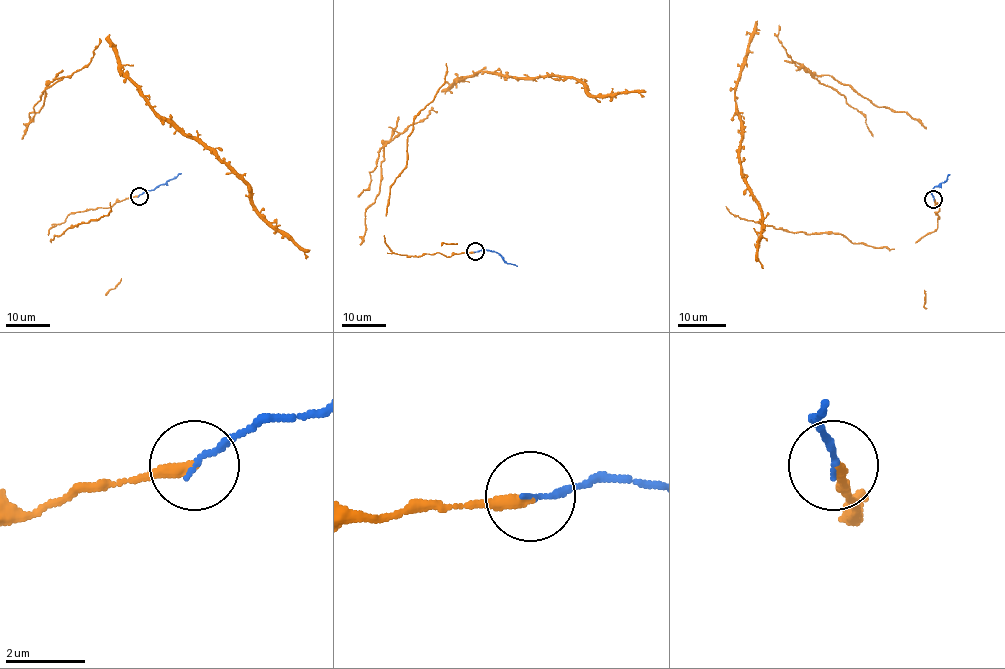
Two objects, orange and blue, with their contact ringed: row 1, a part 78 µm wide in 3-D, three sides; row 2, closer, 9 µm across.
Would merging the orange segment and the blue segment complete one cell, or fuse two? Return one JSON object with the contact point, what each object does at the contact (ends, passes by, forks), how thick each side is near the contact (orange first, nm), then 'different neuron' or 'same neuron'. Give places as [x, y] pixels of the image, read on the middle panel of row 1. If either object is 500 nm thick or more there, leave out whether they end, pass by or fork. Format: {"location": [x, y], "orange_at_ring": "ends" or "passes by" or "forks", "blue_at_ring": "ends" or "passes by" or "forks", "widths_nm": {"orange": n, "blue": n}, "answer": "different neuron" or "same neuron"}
{"location": [475, 251], "orange_at_ring": "ends", "blue_at_ring": "ends", "widths_nm": {"orange": 320, "blue": 150}, "answer": "same neuron"}

